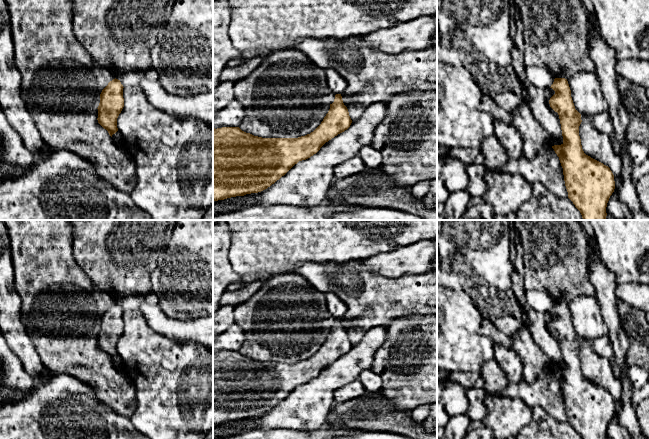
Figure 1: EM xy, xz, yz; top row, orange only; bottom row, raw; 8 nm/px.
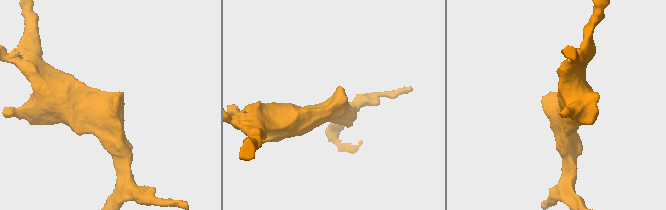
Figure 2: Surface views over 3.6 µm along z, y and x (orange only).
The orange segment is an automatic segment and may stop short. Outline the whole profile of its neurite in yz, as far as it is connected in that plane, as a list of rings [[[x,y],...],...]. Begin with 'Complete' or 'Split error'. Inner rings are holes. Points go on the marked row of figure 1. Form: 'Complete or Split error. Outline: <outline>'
Complete. Outline: [[[555,78],[550,88],[555,94],[550,98],[549,104],[559,115],[563,136],[563,143],[552,148],[563,168],[568,198],[580,211],[583,220],[606,220],[607,203],[615,189],[614,175],[608,166],[586,155],[582,149],[579,136],[581,114],[575,109],[567,79]]]

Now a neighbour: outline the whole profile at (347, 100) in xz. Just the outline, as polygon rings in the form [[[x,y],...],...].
[[[358,93],[358,94],[353,94],[350,96],[341,94],[341,96],[342,96],[342,100],[343,100],[344,105],[348,108],[349,105],[355,103],[354,101],[356,98],[361,97],[362,95]]]

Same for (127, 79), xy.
[[[154,68],[145,71],[132,71],[117,73],[115,78],[118,79],[123,87],[139,85],[143,79],[159,80],[159,75]]]

